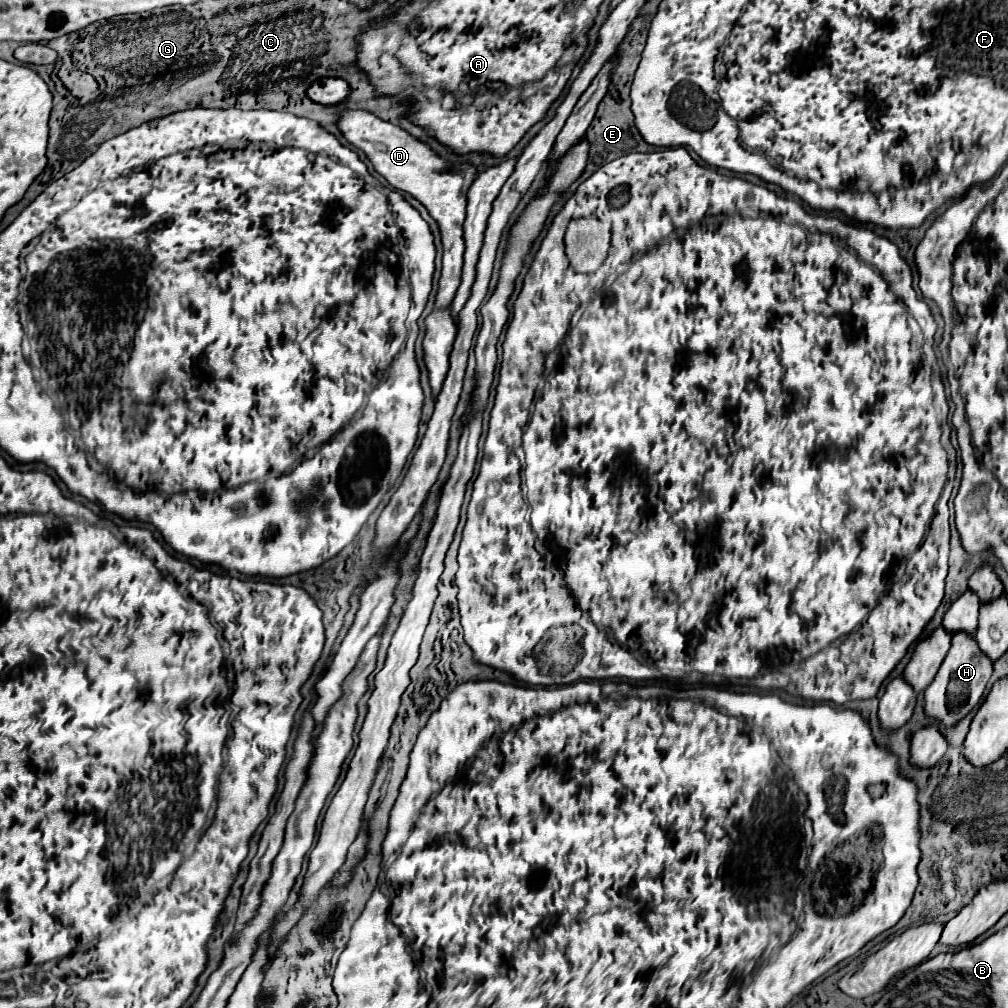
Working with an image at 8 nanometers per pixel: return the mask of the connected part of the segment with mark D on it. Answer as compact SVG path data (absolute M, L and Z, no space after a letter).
M344 108L338 112L336 126L350 144L360 148L368 156L374 170L382 174L392 188L412 194L418 202L422 202L428 208L430 216L438 222L444 244L444 258L442 258L442 276L436 296L436 308L452 304L462 274L462 256L464 256L462 224L466 218L466 192L476 178L476 168L470 164L448 166L440 156L436 156L430 150L428 144L422 144L402 128L380 120L368 110Z

